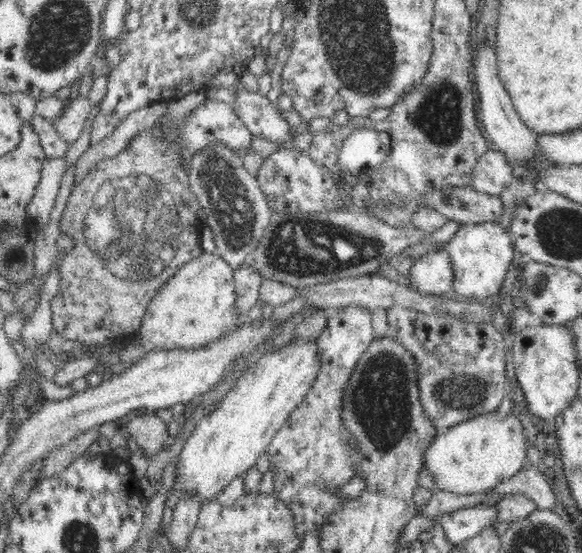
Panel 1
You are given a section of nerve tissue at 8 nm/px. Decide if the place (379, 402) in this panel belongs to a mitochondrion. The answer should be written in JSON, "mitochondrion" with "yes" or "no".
{"mitochondrion":"yes"}

